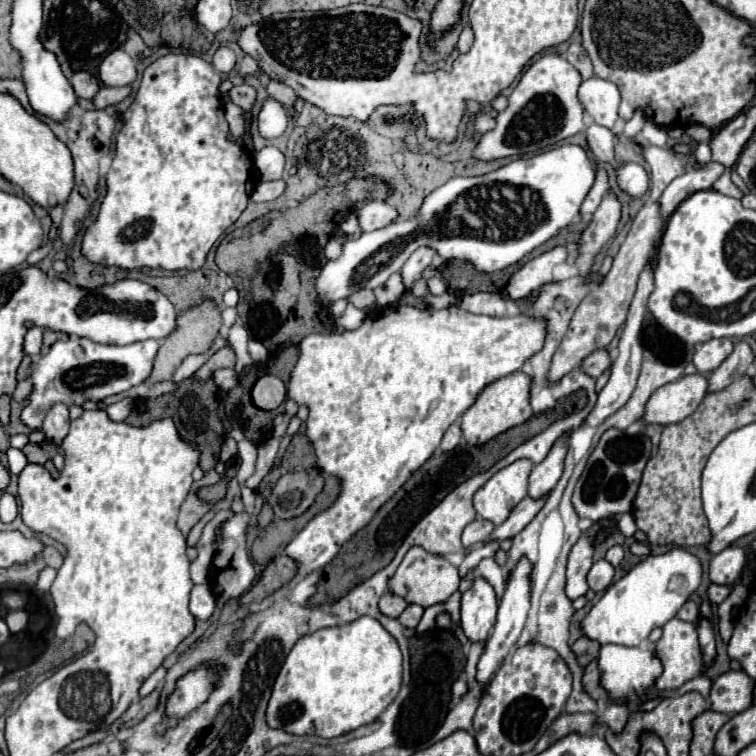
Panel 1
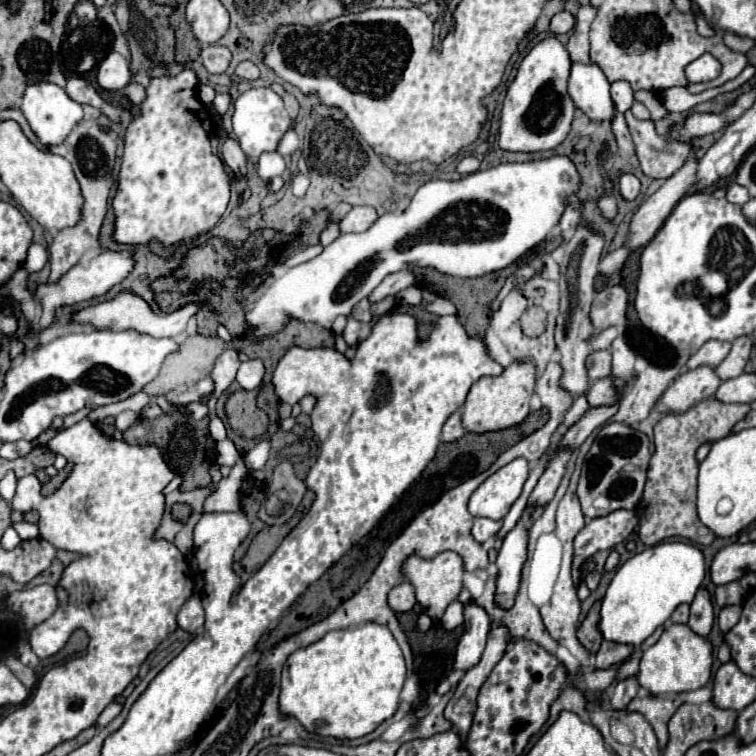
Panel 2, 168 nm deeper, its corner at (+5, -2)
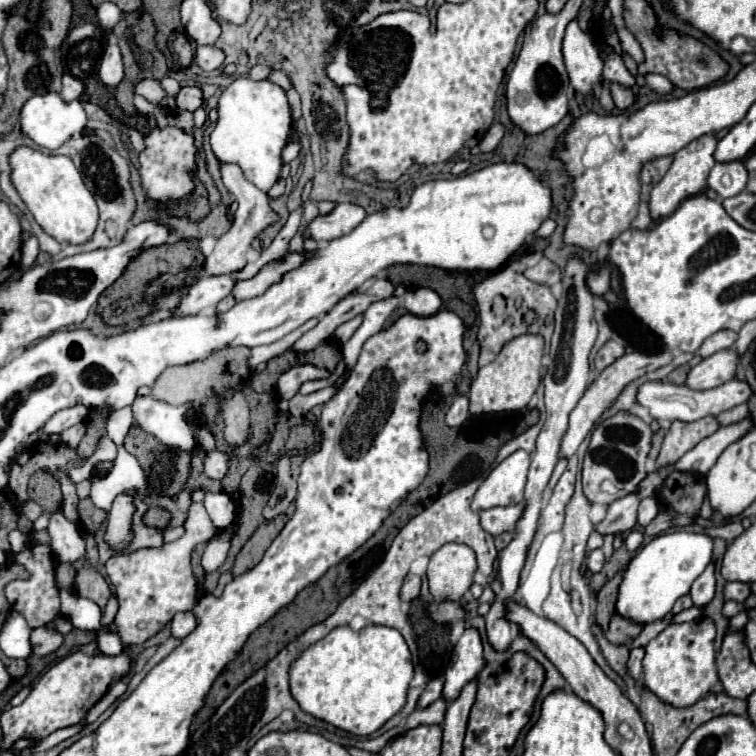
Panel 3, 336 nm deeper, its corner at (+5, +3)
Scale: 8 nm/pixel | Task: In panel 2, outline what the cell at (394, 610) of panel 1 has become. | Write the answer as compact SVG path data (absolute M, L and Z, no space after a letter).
M402 581L400 585L396 585L388 593L388 605L396 613L410 611L414 607L414 603L416 603L416 599L414 599L414 587L408 581Z

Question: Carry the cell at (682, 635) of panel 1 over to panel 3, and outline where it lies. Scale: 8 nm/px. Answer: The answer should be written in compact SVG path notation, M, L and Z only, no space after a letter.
M698 618L692 622L670 624L646 646L644 656L644 684L662 702L678 708L692 706L694 702L706 698L712 686L720 682L716 670L716 650L714 650L716 626L710 618Z

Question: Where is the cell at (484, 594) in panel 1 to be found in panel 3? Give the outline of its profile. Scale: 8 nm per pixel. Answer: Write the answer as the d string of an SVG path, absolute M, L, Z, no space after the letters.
M470 628L462 634L462 638L458 640L458 644L452 652L452 660L450 660L446 674L444 674L442 698L446 702L452 702L454 698L458 698L462 688L468 682L472 682L480 674L482 668L484 668L482 640L480 640L478 630Z

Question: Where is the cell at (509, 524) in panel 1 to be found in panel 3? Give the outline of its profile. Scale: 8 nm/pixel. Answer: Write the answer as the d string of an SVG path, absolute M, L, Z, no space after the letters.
M630 352L630 354L624 354L622 358L618 358L614 364L610 364L606 370L602 370L598 374L598 378L586 388L584 396L580 398L580 402L576 404L576 408L572 410L570 414L570 426L568 426L568 432L564 434L562 438L562 450L560 450L560 456L572 456L580 442L586 438L586 434L592 430L594 422L600 418L600 414L612 406L612 402L618 398L618 394L624 390L624 386L628 386L632 380L636 378L642 378L644 374L652 372L652 370L658 370L666 364L672 362L672 354L670 352L660 352L660 354L648 354L648 356L636 356L636 354L642 354L642 352Z

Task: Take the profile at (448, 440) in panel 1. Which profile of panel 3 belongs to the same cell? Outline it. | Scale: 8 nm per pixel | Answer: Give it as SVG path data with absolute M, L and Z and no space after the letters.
M456 396L448 414L446 414L446 424L448 426L462 426L466 420L470 418L470 412L468 412L468 396Z

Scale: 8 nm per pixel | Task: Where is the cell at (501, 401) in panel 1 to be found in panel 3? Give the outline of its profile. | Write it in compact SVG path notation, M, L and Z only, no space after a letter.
M522 334L502 346L498 356L478 370L470 386L470 414L522 410L540 384L540 362L544 356L544 338L540 334Z

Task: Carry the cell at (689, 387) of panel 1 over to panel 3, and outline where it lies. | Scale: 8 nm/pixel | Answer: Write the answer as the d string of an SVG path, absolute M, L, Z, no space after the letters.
M734 348L720 350L708 358L704 358L698 366L694 366L688 374L686 386L694 390L710 390L722 386L724 382L734 378L740 354Z

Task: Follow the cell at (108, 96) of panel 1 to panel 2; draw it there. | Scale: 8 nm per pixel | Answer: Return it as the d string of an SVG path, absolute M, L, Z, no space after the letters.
M130 83L124 91L122 91L134 105L138 105L138 103L142 103L144 101L144 97L146 97L146 93L144 93L144 87L142 85L138 85L138 83Z

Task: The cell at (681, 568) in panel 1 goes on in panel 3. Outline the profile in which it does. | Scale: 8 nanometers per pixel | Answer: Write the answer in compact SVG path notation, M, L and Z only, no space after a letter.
M676 530L656 536L630 560L626 576L620 584L616 612L640 624L664 618L672 610L674 602L680 596L688 594L692 582L704 572L704 568L712 560L712 548L714 540L708 534Z

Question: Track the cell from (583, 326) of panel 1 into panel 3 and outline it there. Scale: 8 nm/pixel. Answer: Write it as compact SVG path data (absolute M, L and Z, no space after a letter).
M704 134L704 136L692 140L688 146L684 146L682 150L678 150L674 154L674 162L672 162L670 170L652 188L652 194L650 194L650 214L652 214L654 220L660 220L662 216L670 216L686 198L696 196L696 194L700 194L700 192L706 190L708 172L716 164L716 160L714 160L716 144L718 144L716 134Z

